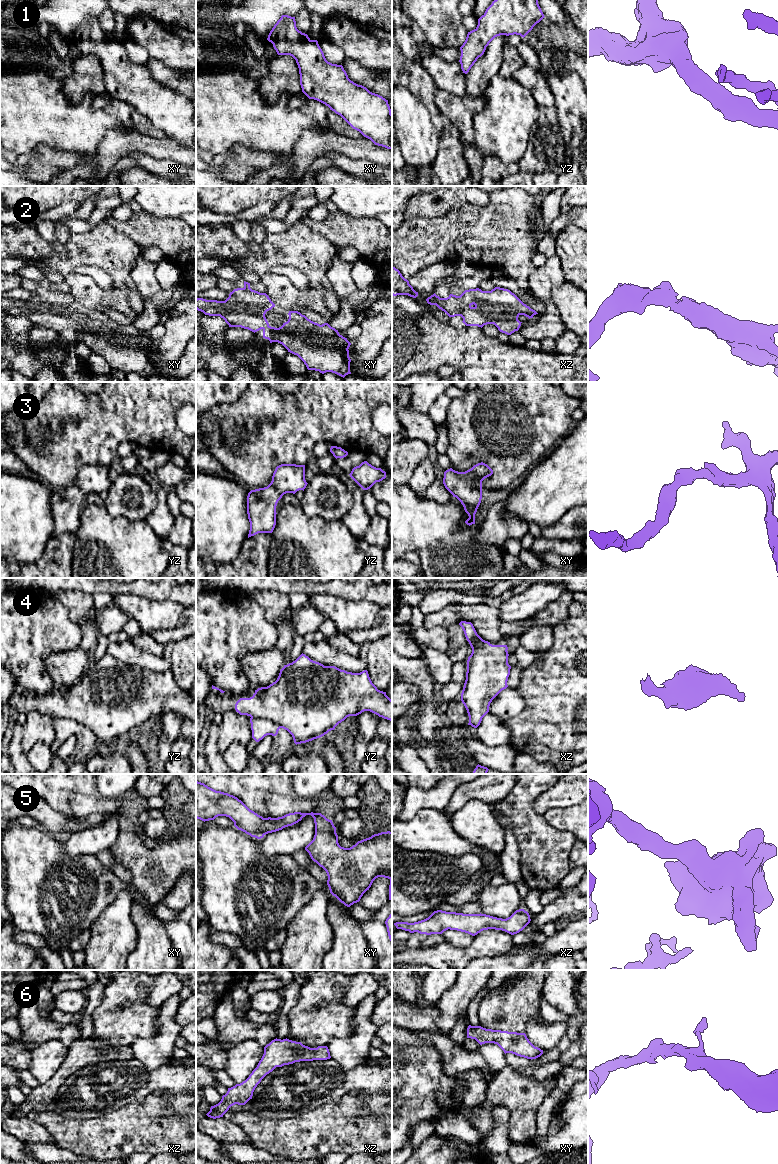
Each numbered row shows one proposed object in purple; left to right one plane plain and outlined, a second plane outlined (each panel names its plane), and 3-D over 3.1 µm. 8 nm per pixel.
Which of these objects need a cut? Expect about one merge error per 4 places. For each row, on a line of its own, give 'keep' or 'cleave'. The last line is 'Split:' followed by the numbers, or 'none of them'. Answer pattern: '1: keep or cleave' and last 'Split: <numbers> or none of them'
1: keep
2: keep
3: keep
4: cleave
5: keep
6: keep
Split: 4

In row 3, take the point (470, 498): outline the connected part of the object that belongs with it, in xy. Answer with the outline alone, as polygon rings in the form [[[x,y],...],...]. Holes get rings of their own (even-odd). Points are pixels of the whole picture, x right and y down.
[[[483,462],[465,472],[452,468],[444,472],[443,484],[463,505],[469,516],[465,523],[469,526],[475,524],[475,514],[482,499],[482,481],[492,474],[493,470]]]

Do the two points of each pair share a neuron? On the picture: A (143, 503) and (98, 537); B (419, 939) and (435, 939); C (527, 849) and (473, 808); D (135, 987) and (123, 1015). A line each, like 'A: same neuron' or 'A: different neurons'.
A: different neurons
B: same neuron
C: different neurons
D: same neuron

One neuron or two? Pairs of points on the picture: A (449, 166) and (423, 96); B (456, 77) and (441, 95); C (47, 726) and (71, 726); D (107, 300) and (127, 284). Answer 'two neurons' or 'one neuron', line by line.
A: one neuron
B: two neurons
C: two neurons
D: two neurons

